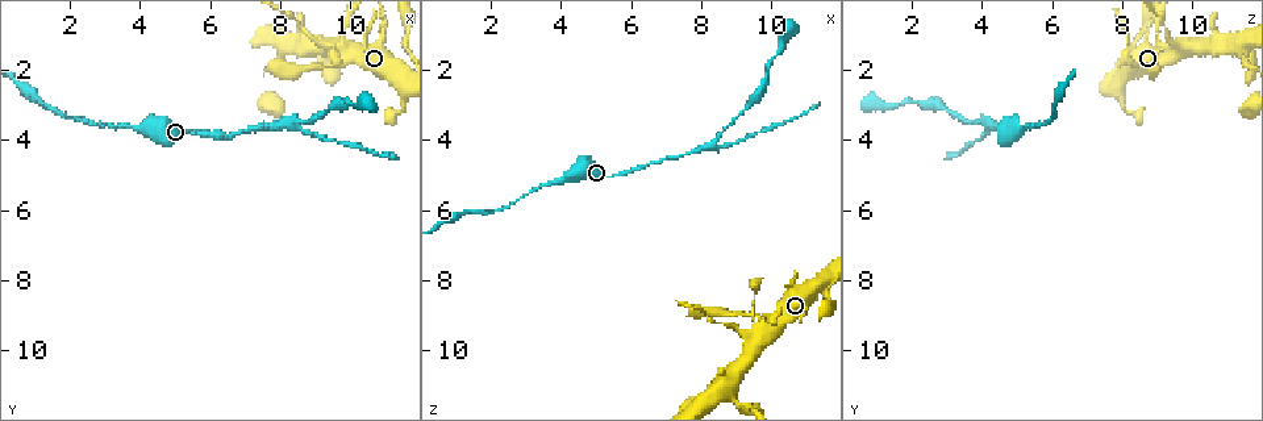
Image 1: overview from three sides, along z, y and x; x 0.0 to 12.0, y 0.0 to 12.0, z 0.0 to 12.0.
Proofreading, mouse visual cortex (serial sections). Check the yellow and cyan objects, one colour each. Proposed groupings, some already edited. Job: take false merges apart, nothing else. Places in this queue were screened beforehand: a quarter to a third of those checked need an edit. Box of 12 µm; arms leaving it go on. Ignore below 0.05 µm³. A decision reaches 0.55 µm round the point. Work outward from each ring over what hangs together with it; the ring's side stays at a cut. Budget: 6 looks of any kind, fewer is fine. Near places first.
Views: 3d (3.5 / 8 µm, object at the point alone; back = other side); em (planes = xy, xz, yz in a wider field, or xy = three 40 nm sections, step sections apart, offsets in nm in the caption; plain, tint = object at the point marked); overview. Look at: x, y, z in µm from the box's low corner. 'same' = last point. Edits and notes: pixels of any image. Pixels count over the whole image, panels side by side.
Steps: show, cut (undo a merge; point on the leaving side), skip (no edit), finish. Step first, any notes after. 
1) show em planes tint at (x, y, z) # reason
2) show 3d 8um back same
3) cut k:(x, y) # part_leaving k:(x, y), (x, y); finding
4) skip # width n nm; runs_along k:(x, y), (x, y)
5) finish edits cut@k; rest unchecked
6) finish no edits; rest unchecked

show 3d 3.5um back at (9.6, 1.4, 9.2) # two arms at a narrow angle

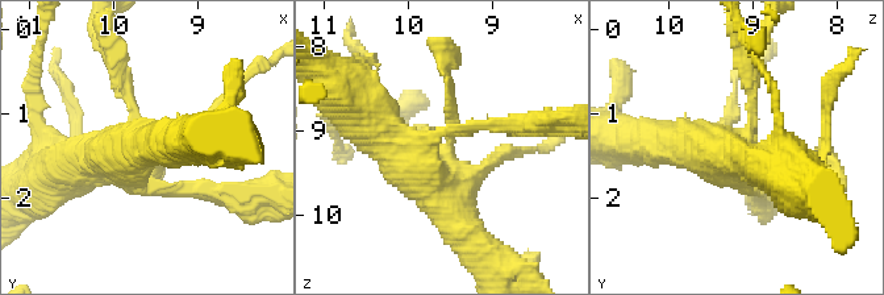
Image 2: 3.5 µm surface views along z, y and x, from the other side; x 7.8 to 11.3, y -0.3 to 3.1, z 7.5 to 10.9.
show em xy step 5 tint same

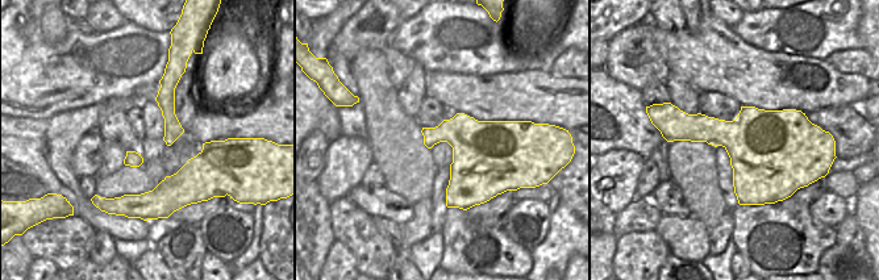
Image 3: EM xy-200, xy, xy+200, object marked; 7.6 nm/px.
skip # runs_along 2:(350, 108), (416, 166), (463, 233); all the same cell

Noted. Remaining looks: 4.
show 3d 3.5um at (8.6, 1.3, 10.9)

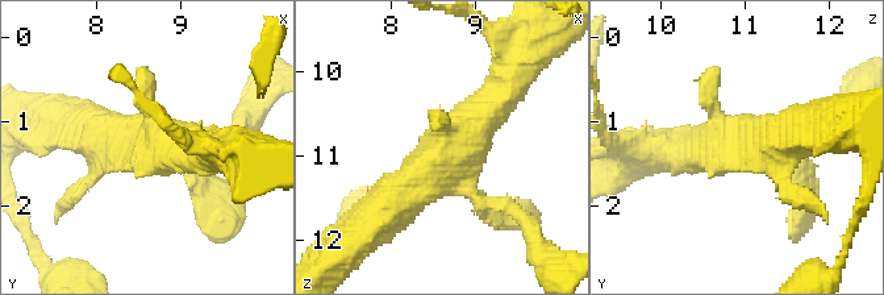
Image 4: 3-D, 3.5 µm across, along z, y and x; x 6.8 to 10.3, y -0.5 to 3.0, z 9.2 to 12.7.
show em xy step 1 tint at (8.65, 1.20, 10.95)

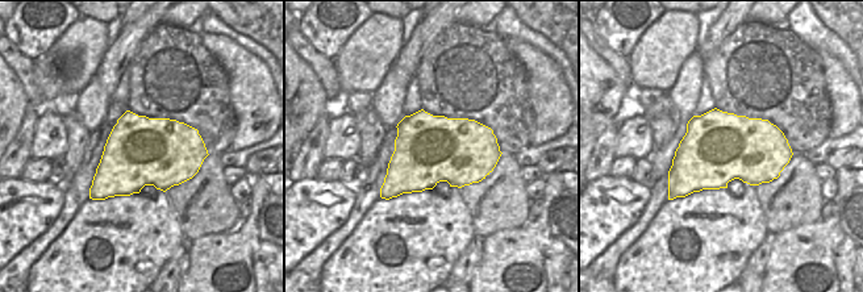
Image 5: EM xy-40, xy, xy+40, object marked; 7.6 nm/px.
skip # runs_along 4:(504, 90), (447, 154), (382, 211); continuous, no second cell

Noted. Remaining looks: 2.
show 3d 3.5um back at (8.3, 3.4, 4.1) # side arm on a straight run

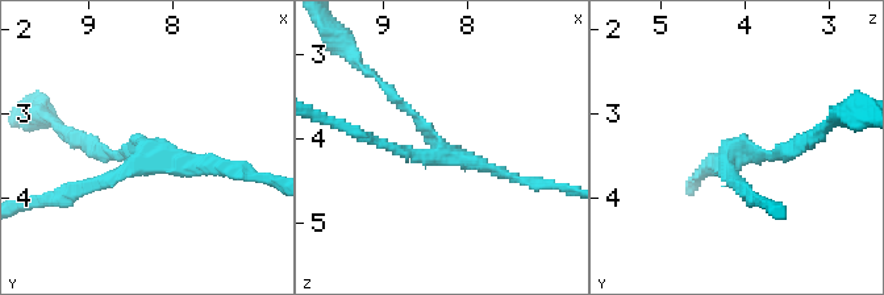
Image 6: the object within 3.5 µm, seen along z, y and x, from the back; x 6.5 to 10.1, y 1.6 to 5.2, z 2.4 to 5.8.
show em planes tint at (8.25, 3.45, 4.15) # arms 3; arm_widths 100, 150, 150 nm

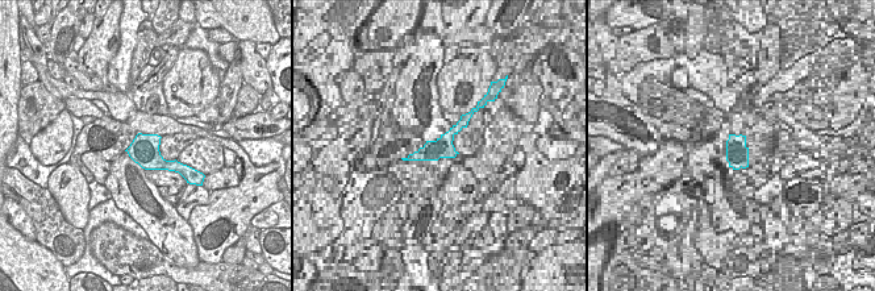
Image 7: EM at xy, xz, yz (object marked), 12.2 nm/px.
skip # runs_along 6:(528, 181), (451, 157), (387, 90); continuous, no second cell

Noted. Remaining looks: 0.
finish no edits; rest unchecked

